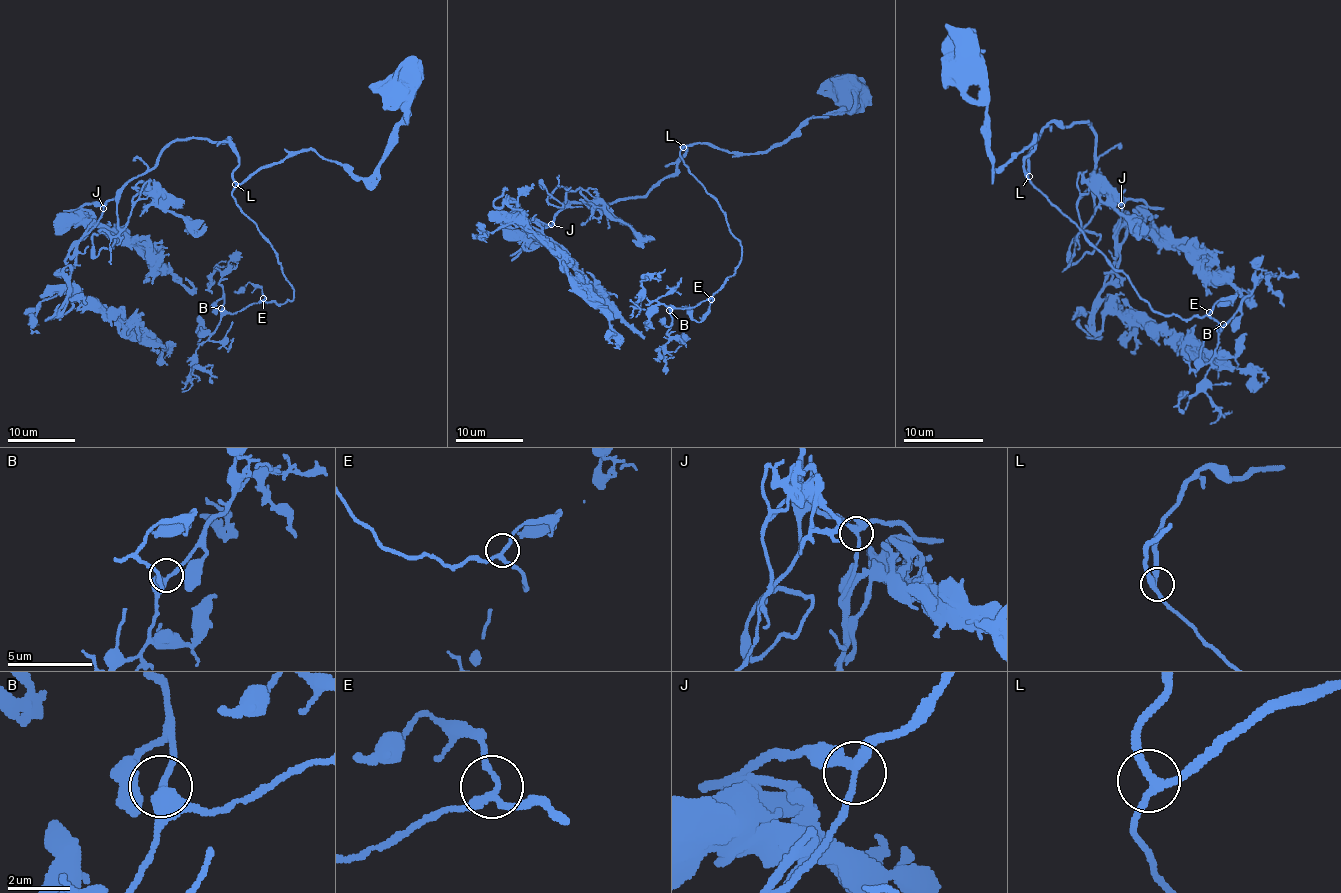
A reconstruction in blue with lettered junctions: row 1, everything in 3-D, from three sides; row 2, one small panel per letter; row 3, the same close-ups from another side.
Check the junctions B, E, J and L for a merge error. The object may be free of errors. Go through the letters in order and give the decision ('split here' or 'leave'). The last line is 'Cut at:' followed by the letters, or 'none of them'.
B: leave
E: leave
J: leave
L: leave
Cut at: none of them

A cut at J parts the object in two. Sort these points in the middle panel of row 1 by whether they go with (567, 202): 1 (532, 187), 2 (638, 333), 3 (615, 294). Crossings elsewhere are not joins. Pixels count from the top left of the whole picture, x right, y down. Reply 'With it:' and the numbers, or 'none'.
With it: none

